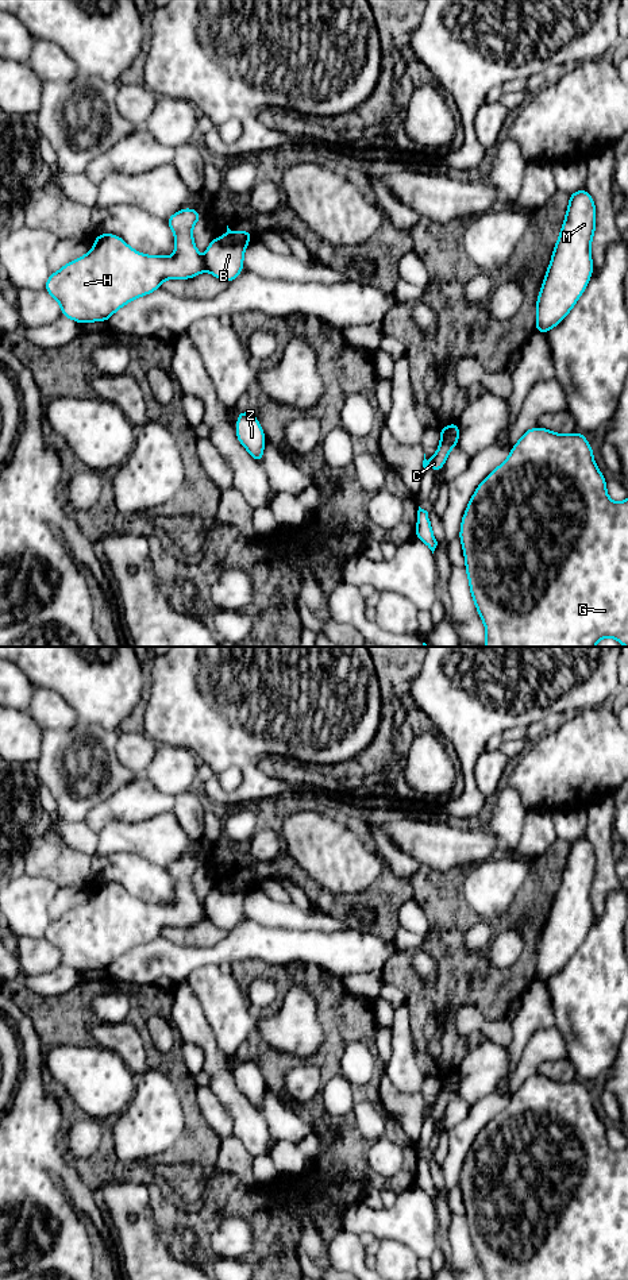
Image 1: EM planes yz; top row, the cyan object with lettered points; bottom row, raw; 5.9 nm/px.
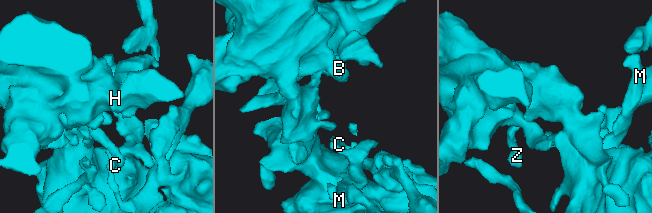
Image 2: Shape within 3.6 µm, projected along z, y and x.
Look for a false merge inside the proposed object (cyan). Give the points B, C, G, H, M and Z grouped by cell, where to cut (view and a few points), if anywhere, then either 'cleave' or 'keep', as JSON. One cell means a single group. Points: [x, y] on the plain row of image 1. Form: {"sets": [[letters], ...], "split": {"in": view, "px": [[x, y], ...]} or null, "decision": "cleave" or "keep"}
{"sets": [["B", "G", "H", "M", "Z"], ["C"]], "split": {"in": "yz", "px": [[445, 1075], [445, 1086], [453, 1094]]}, "decision": "cleave"}

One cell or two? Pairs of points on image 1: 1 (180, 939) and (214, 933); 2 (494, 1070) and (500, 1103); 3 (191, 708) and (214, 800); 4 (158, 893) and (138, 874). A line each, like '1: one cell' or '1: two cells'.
1: one cell
2: two cells
3: one cell
4: one cell

